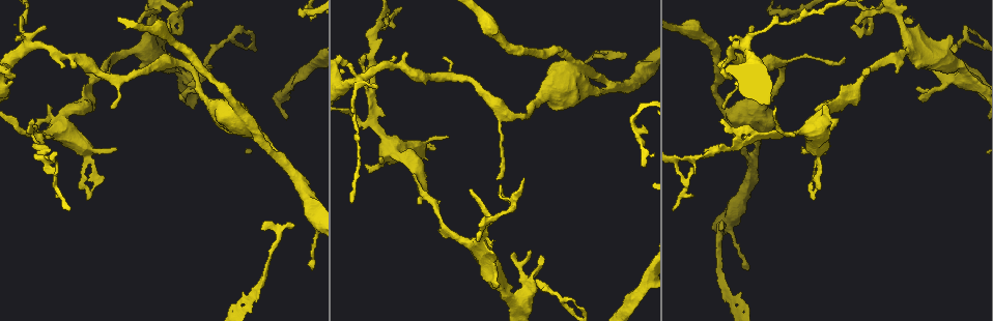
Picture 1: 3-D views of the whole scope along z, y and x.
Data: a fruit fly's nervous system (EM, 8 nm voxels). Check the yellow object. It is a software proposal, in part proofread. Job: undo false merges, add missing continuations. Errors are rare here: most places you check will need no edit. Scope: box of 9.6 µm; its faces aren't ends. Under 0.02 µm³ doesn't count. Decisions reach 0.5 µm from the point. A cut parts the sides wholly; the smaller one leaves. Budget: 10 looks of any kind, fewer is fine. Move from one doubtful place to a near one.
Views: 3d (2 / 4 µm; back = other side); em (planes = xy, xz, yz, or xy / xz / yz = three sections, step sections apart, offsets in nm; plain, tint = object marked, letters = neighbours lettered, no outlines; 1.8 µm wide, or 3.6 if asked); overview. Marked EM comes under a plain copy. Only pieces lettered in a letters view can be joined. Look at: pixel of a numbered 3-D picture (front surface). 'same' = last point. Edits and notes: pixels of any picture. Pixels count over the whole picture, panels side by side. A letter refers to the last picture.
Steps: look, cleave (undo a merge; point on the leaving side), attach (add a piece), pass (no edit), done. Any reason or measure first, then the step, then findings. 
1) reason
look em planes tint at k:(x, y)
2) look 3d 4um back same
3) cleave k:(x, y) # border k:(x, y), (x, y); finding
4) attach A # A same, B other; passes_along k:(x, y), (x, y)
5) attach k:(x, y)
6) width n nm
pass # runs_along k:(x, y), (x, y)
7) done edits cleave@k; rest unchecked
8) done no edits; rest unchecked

thin end
look em xz step 4 letters at 1:(868, 68)

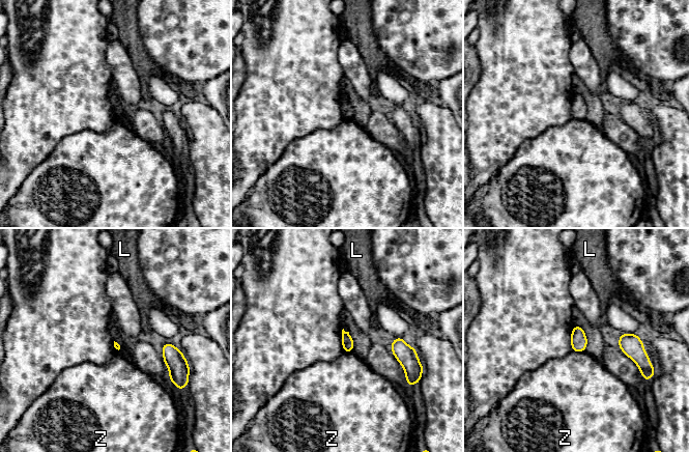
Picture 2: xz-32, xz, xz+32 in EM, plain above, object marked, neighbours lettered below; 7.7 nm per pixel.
pass # L other, Z other; border 2:(573, 350), (583, 351); none of them fits

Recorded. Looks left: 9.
thick turns thin
look 3d 4um at 1:(816, 147)

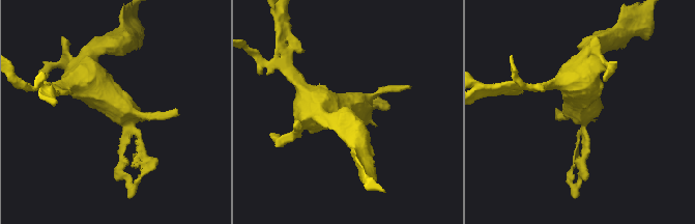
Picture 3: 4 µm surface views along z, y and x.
look em 3.6um planes letters at 3:(124, 109)

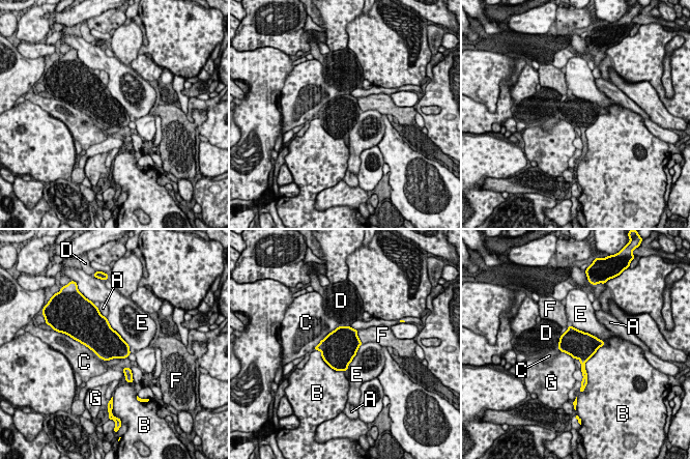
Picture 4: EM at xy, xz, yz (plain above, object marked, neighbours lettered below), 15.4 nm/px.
width 440 nm
pass # A other, B other, C other, D other, E other, F other, G other; border 4:(106, 317), (131, 352); continuous, no second neuron

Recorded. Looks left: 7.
arms part here
look em 3.6um planes letters at 1:(480, 247)

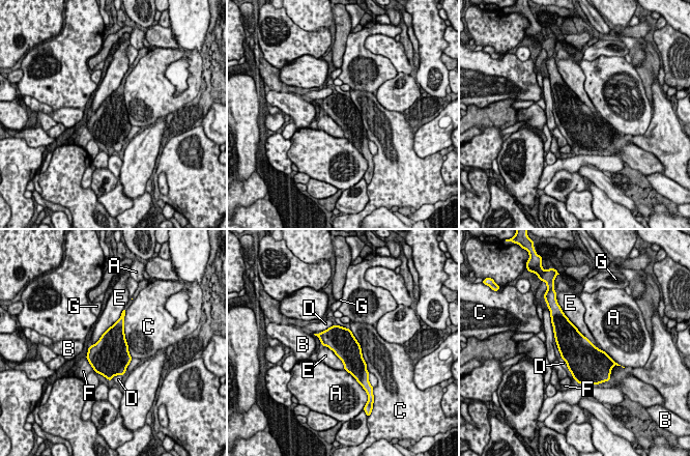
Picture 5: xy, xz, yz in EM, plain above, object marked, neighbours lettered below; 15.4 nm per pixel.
pass # A other, B other, C other, D other, E other, F other, G other; border 5:(563, 312), (601, 350); one neuron here

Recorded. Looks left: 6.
tapers out
look em planes letters at 1:(920, 100)

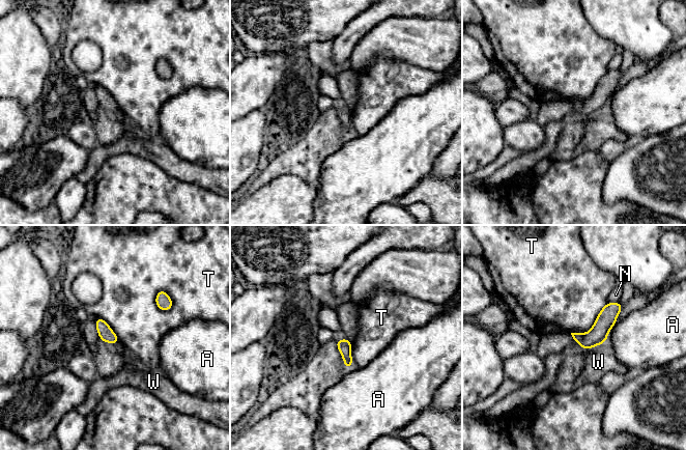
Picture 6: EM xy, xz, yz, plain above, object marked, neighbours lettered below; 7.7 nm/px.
width 110 nm
pass # A other, N other, T other, W other; runs_along 6:(619, 307), (589, 338), (576, 338); no lettered piece goes on from it

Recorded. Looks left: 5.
done no edits; rest unchecked

